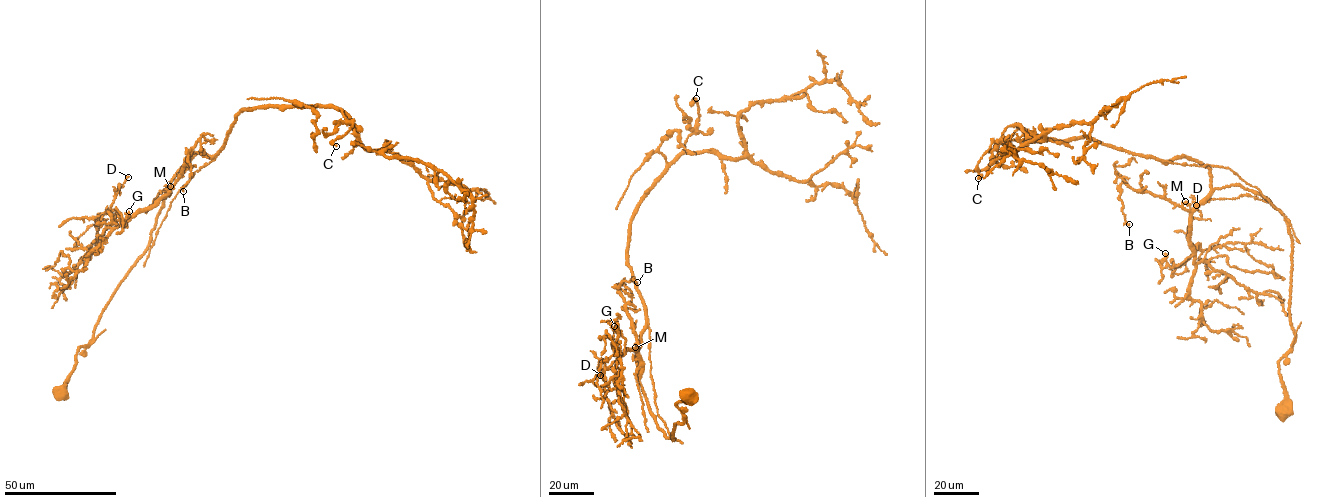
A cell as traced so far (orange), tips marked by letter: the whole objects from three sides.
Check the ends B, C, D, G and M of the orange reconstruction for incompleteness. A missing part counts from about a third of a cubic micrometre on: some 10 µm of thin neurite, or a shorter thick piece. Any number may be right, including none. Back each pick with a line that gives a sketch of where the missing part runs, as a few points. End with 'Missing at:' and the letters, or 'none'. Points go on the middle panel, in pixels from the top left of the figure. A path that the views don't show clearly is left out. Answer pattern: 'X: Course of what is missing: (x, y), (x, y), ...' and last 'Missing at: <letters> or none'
Missing at: none

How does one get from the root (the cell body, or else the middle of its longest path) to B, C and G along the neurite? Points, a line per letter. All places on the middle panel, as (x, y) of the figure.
B: (690, 396), (676, 404), (684, 423), (668, 438), (640, 384), (636, 336), (617, 288), (623, 280), (637, 282)
C: (690, 396), (668, 438), (636, 379), (646, 312), (627, 248), (638, 203), (693, 132), (696, 98)
G: (690, 396), (676, 404), (684, 423), (668, 438), (640, 384), (637, 352), (624, 352), (625, 338), (614, 326)

